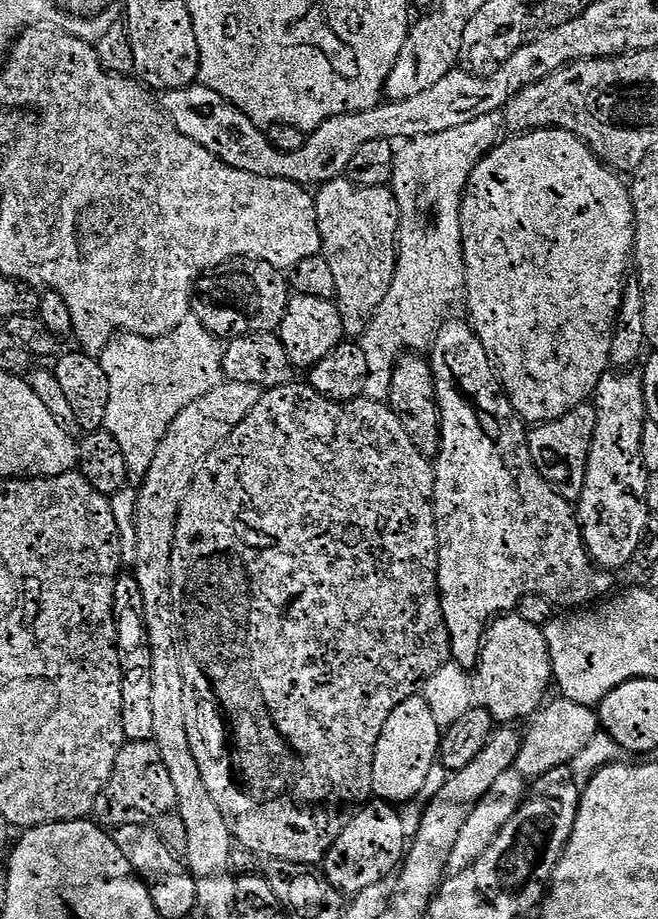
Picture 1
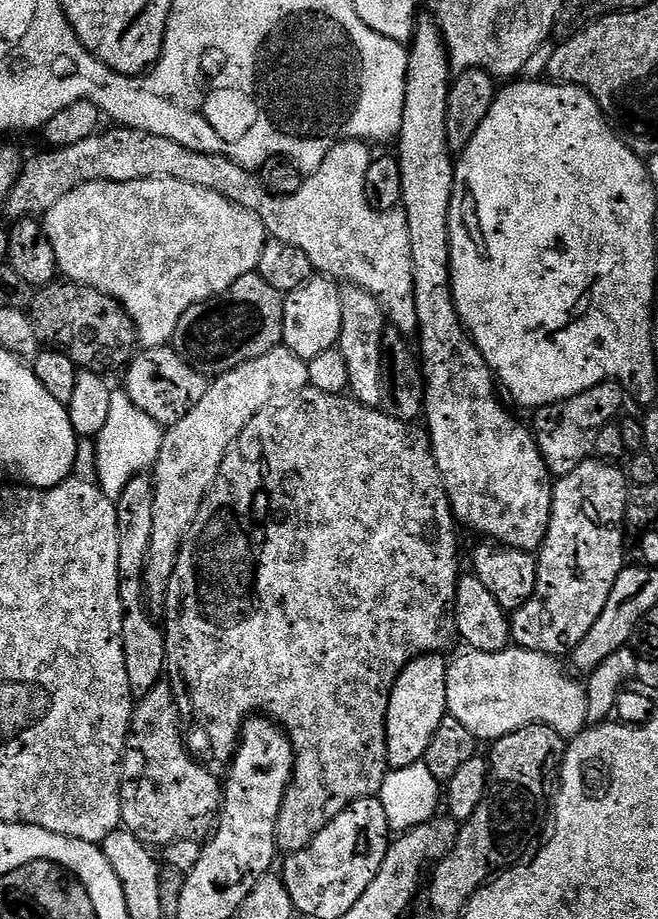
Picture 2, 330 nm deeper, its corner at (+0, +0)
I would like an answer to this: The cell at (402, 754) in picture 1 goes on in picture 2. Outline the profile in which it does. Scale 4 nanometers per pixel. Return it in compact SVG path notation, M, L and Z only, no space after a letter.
M421 654L409 660L401 670L388 696L388 717L386 718L386 746L388 762L392 768L401 768L421 763L428 753L430 742L438 726L448 715L446 702L446 674L449 661L440 654Z

